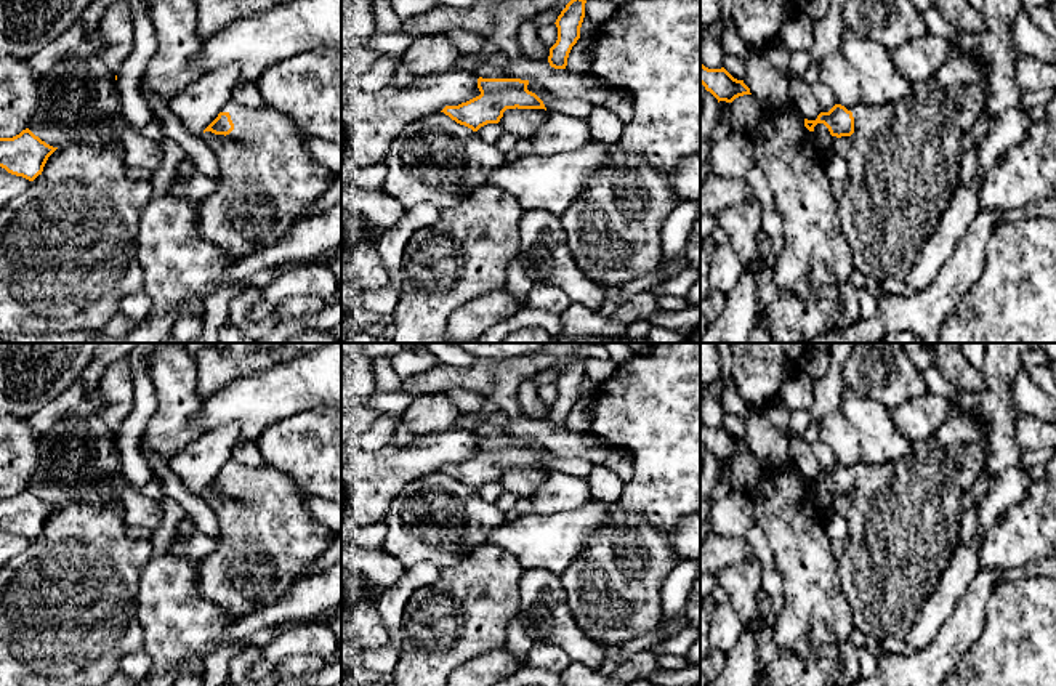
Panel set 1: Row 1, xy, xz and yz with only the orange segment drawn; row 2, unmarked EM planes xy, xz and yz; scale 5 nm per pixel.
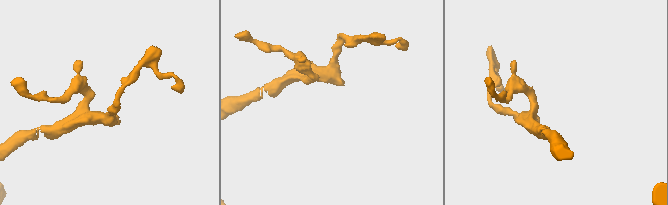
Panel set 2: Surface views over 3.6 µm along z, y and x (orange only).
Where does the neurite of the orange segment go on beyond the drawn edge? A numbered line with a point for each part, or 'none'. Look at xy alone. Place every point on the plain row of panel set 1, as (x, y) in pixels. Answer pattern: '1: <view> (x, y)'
1: xy (268, 539)

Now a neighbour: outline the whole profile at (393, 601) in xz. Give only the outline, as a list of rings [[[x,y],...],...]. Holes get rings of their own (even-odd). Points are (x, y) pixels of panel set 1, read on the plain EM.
[[[417,563],[405,567],[402,577],[378,598],[380,615],[389,635],[389,643],[401,648],[402,615],[410,596],[421,587],[439,579],[441,569],[433,563]]]

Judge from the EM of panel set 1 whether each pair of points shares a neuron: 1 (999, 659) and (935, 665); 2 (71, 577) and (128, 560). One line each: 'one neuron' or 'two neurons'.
1: two neurons
2: one neuron

